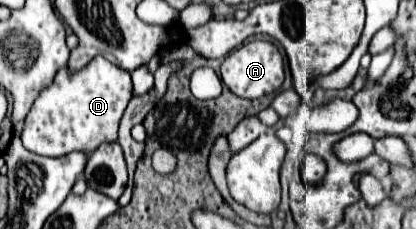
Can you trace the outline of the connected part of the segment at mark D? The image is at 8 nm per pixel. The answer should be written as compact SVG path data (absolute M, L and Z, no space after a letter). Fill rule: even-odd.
M93 57L81 71L69 71L69 67L61 67L55 73L55 79L49 87L45 87L39 97L35 99L31 111L25 117L23 131L21 131L21 141L25 149L31 153L39 153L45 157L63 157L71 151L95 151L97 145L101 143L113 143L117 141L117 129L119 121L125 113L125 107L131 99L131 77L127 71L119 69L117 65L109 63L103 57Z

